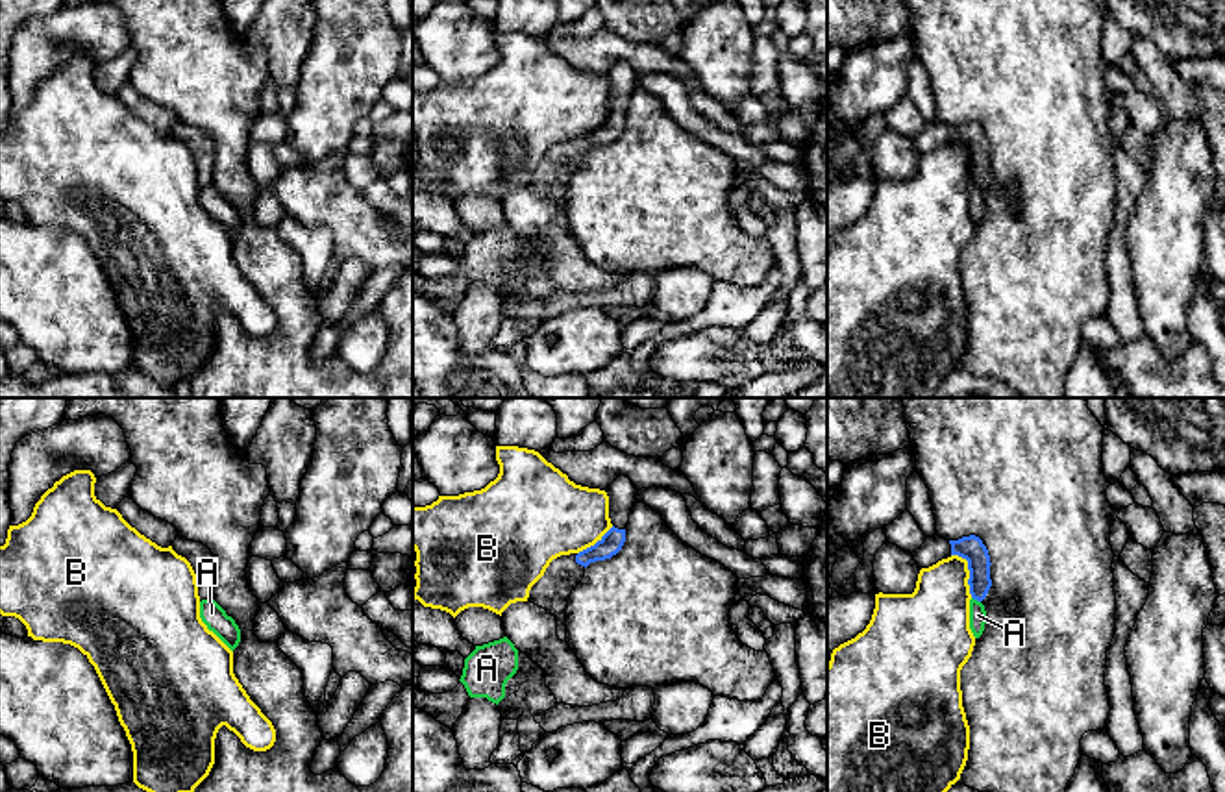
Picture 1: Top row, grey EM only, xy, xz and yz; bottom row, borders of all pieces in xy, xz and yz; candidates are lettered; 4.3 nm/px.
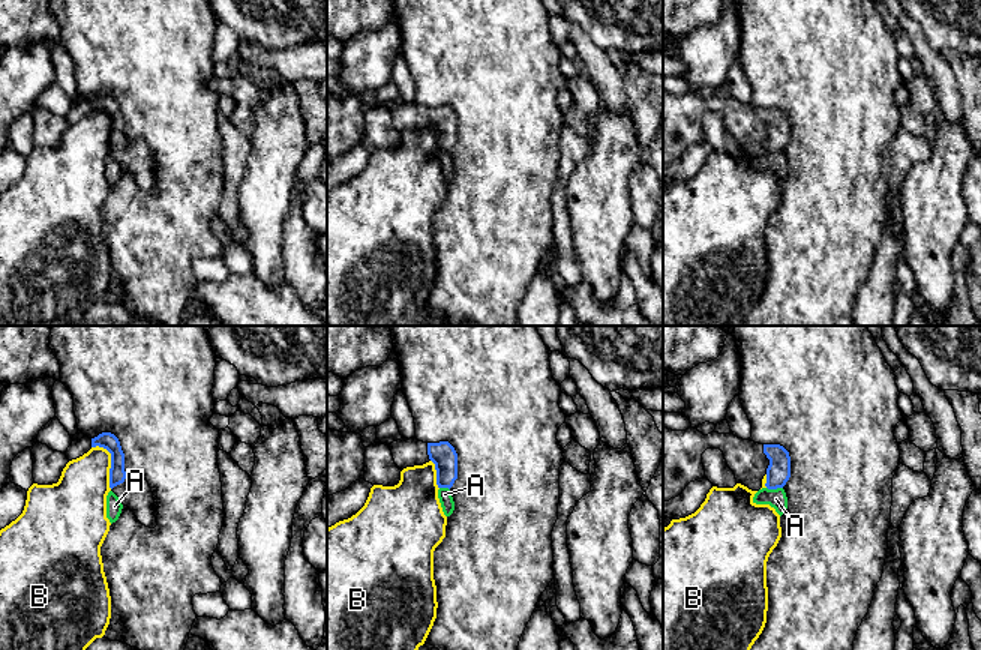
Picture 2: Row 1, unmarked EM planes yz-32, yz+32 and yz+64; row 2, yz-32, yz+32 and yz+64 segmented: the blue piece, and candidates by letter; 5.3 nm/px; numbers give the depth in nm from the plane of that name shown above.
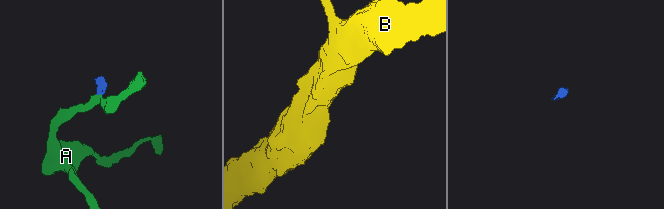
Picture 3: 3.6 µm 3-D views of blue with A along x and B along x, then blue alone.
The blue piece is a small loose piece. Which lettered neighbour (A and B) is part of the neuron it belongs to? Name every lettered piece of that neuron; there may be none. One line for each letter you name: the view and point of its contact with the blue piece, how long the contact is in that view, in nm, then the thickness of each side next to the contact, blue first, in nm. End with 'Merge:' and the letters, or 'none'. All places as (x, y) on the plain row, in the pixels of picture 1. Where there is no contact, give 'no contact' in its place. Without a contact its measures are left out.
Merge: none

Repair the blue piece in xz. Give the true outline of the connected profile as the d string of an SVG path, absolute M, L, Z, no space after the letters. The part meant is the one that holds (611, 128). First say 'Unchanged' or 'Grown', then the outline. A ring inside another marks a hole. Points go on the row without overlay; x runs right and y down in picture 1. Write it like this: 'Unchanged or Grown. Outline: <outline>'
Grown. Outline: M616 63L607 74L612 113L590 133L561 141L550 148L544 161L531 172L527 187L550 196L557 205L557 222L566 228L566 194L572 176L581 168L590 148L616 141L625 128L625 111L637 87L629 63Z

